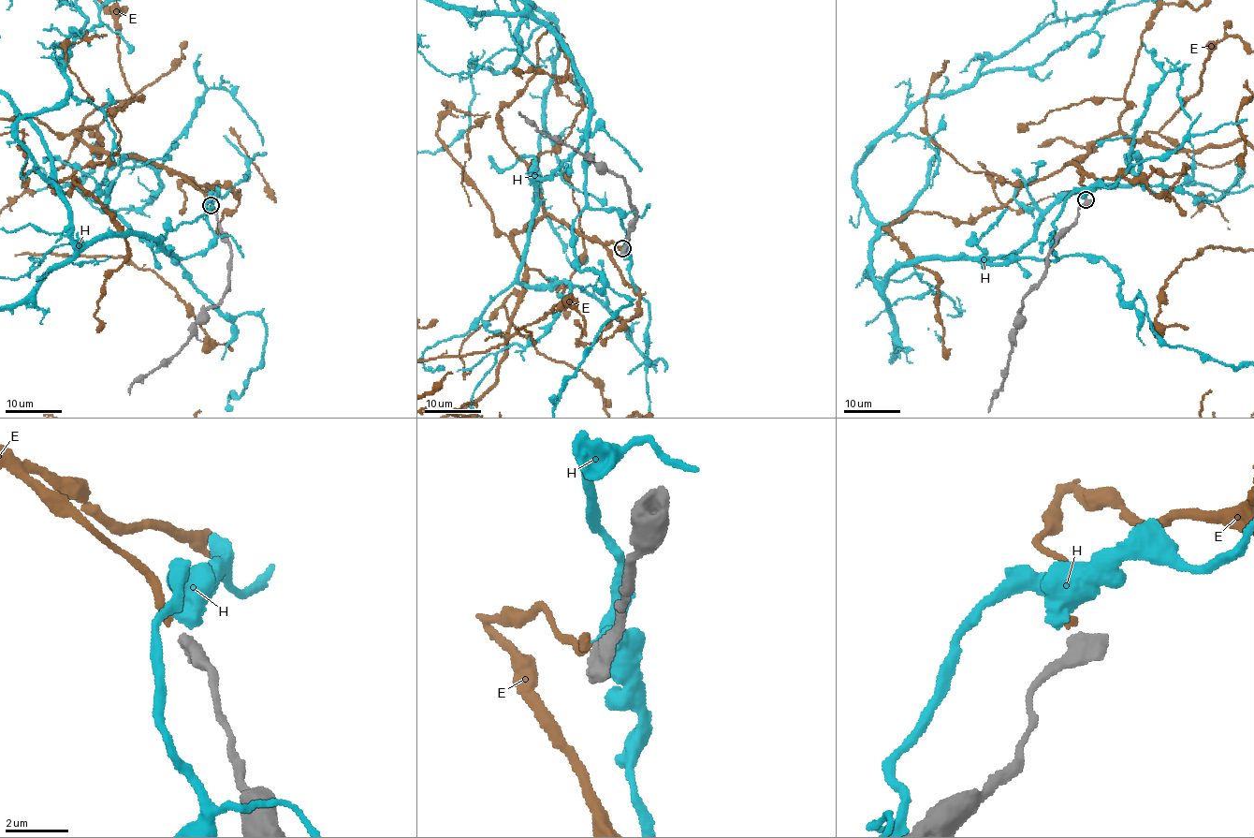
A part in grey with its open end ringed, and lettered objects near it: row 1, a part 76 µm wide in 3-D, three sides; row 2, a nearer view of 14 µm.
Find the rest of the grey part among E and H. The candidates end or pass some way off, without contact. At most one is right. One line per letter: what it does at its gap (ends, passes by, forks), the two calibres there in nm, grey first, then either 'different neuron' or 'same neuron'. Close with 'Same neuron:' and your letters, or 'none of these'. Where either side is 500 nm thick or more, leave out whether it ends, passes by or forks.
E: calibres 550 and 240 nm; same neuron
H: calibres 550 and 700 nm; different neuron
Same neuron: E

